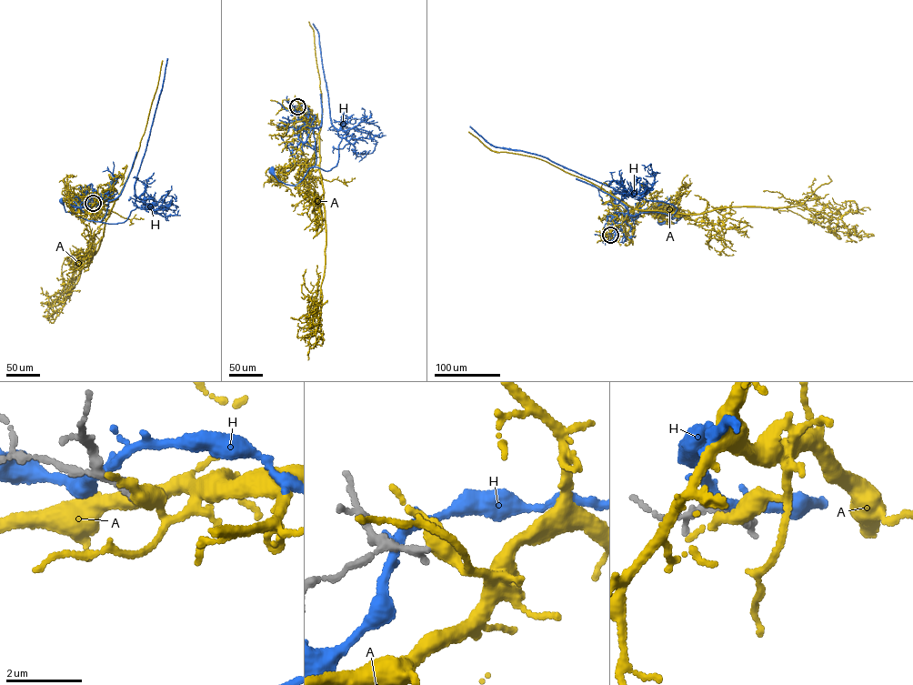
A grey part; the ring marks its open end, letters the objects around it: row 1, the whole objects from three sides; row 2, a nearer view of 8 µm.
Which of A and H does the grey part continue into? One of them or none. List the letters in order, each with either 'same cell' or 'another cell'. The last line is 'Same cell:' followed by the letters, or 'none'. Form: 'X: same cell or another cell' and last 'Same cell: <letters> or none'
A: another cell
H: another cell
Same cell: none

